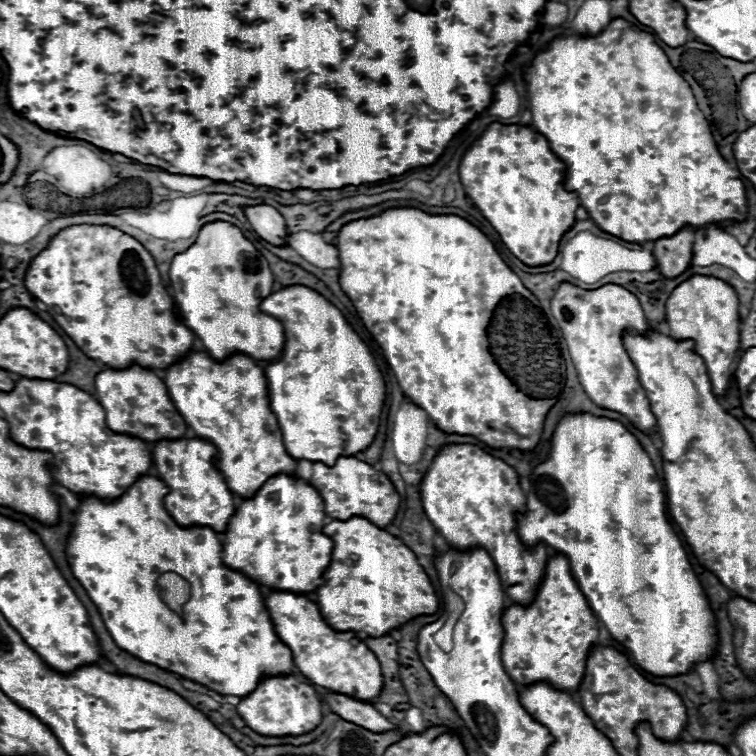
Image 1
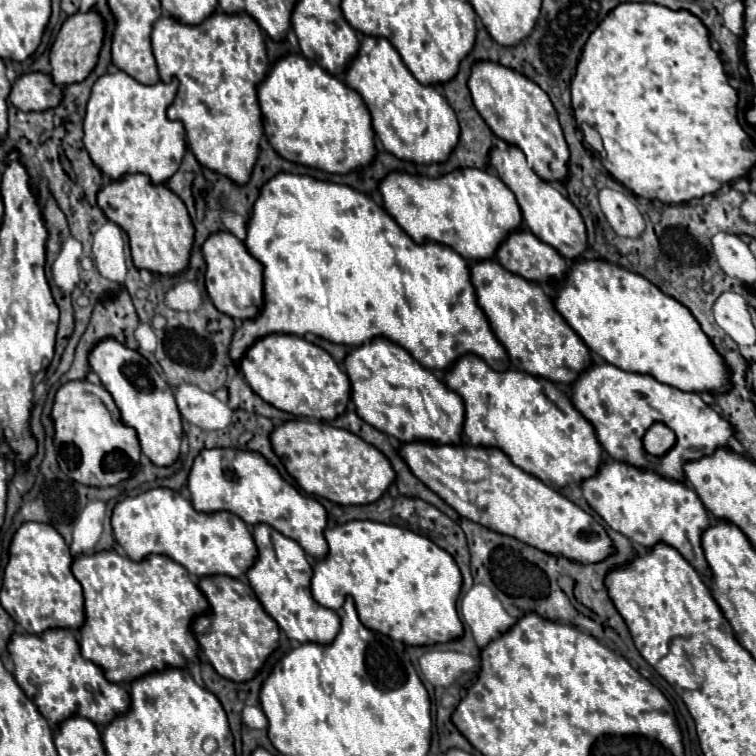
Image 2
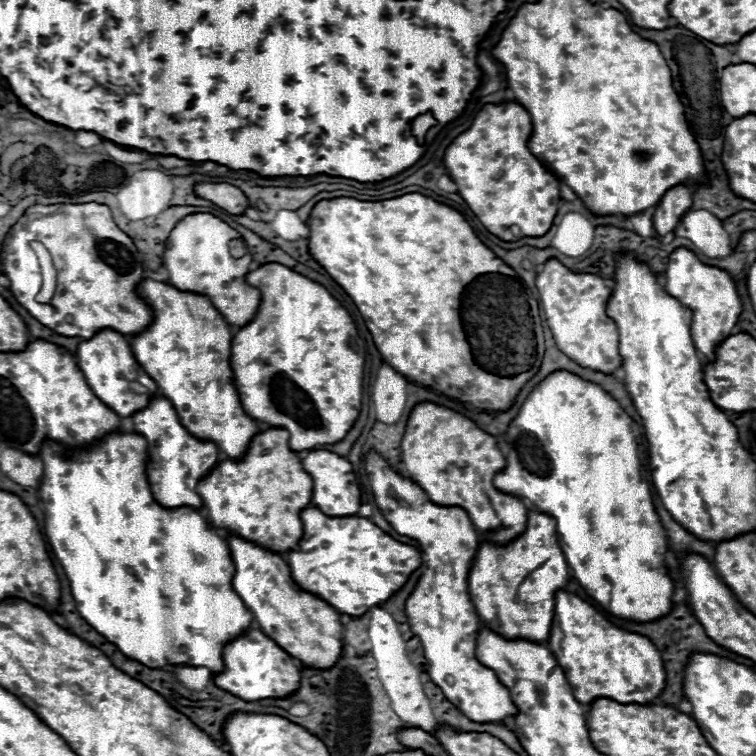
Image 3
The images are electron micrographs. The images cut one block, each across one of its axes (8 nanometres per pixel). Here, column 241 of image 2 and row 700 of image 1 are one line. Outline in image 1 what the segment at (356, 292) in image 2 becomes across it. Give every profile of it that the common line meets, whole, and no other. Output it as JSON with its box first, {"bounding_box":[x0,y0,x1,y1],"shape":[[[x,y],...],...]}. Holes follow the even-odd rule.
{"bounding_box":[326,692,396,732],"shape":[[[330,692],[326,696],[326,702],[332,708],[332,712],[336,712],[340,718],[354,722],[354,724],[358,724],[370,732],[388,732],[388,730],[396,728],[386,716],[382,716],[368,702],[360,702],[356,698],[350,698],[344,694],[334,694],[334,692]]]}

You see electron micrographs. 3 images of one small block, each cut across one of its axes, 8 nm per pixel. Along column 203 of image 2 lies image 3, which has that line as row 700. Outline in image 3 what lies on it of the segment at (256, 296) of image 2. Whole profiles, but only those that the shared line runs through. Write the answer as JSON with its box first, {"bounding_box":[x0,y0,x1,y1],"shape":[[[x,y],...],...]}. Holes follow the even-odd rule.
{"bounding_box":[214,628,300,702],"shape":[[[250,628],[244,636],[238,636],[224,646],[224,672],[214,674],[214,684],[246,702],[260,698],[284,698],[300,686],[300,668],[274,640],[264,636],[258,628]]]}

